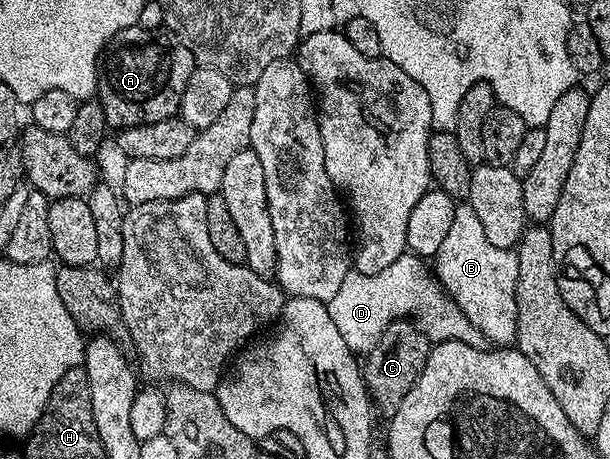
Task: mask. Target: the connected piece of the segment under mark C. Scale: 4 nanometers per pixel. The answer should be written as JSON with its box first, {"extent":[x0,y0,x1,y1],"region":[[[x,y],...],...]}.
{"extent":[363,321,431,416],"region":[[[395,321],[382,333],[378,343],[363,358],[365,387],[369,389],[372,405],[385,416],[391,416],[403,404],[403,396],[411,392],[415,380],[427,364],[431,343],[427,335],[412,321]]]}

